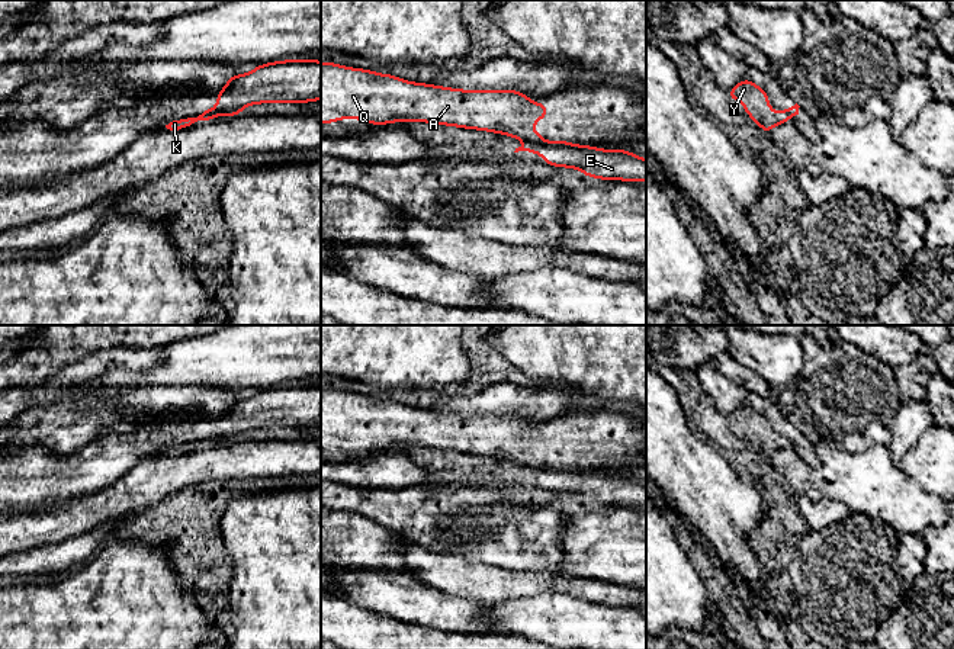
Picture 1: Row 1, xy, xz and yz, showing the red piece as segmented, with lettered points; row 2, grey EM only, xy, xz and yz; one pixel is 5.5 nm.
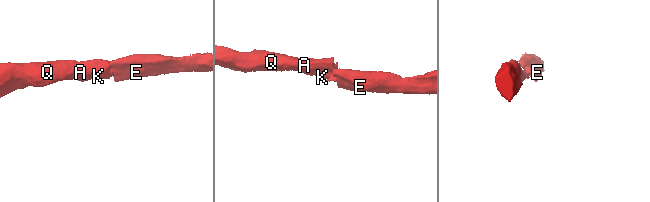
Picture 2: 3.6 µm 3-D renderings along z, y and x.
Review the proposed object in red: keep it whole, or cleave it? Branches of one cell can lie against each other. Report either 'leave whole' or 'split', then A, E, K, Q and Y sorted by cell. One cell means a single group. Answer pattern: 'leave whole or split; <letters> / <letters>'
split; A K Q Y / E

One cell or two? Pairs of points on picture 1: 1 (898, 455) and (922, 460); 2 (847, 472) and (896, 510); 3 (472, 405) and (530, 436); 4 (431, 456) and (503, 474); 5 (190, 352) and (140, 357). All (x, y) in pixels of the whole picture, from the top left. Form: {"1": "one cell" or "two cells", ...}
{"1": "two cells", "2": "one cell", "3": "two cells", "4": "one cell", "5": "two cells"}

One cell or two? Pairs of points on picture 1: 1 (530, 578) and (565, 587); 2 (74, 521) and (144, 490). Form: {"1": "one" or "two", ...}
{"1": "one", "2": "one"}

